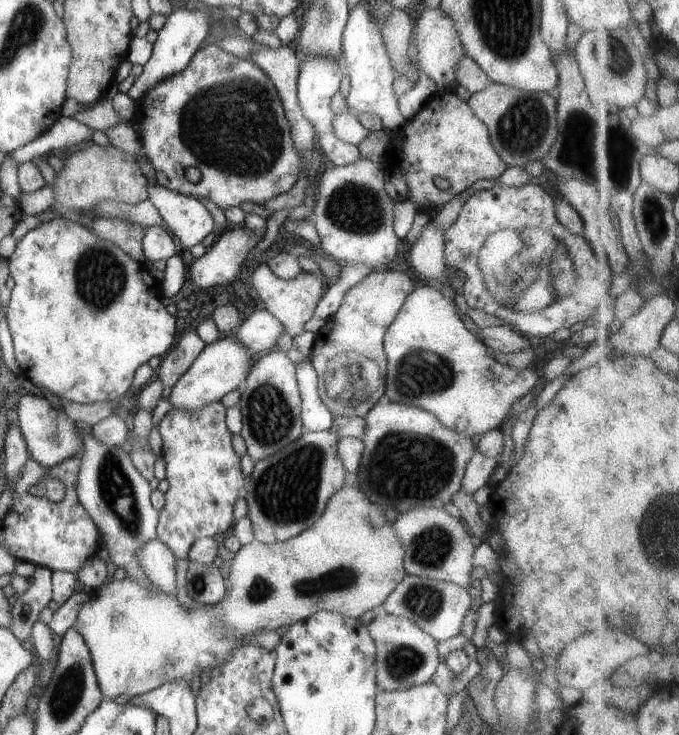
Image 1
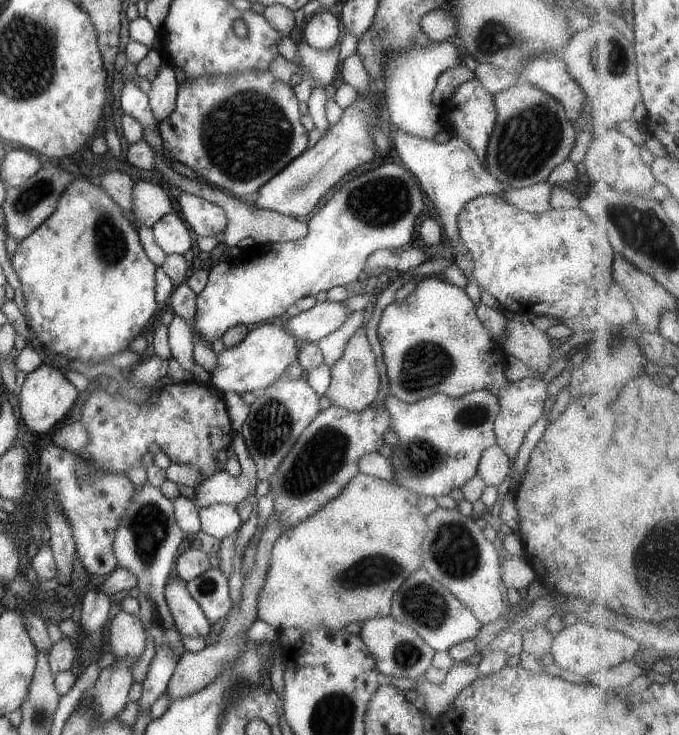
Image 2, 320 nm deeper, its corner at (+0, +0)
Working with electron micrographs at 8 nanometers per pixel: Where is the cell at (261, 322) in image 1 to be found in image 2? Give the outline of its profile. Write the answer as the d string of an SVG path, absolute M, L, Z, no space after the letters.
M341 301L316 302L306 311L288 318L282 327L299 340L300 344L310 343L339 328L349 313L350 310Z

